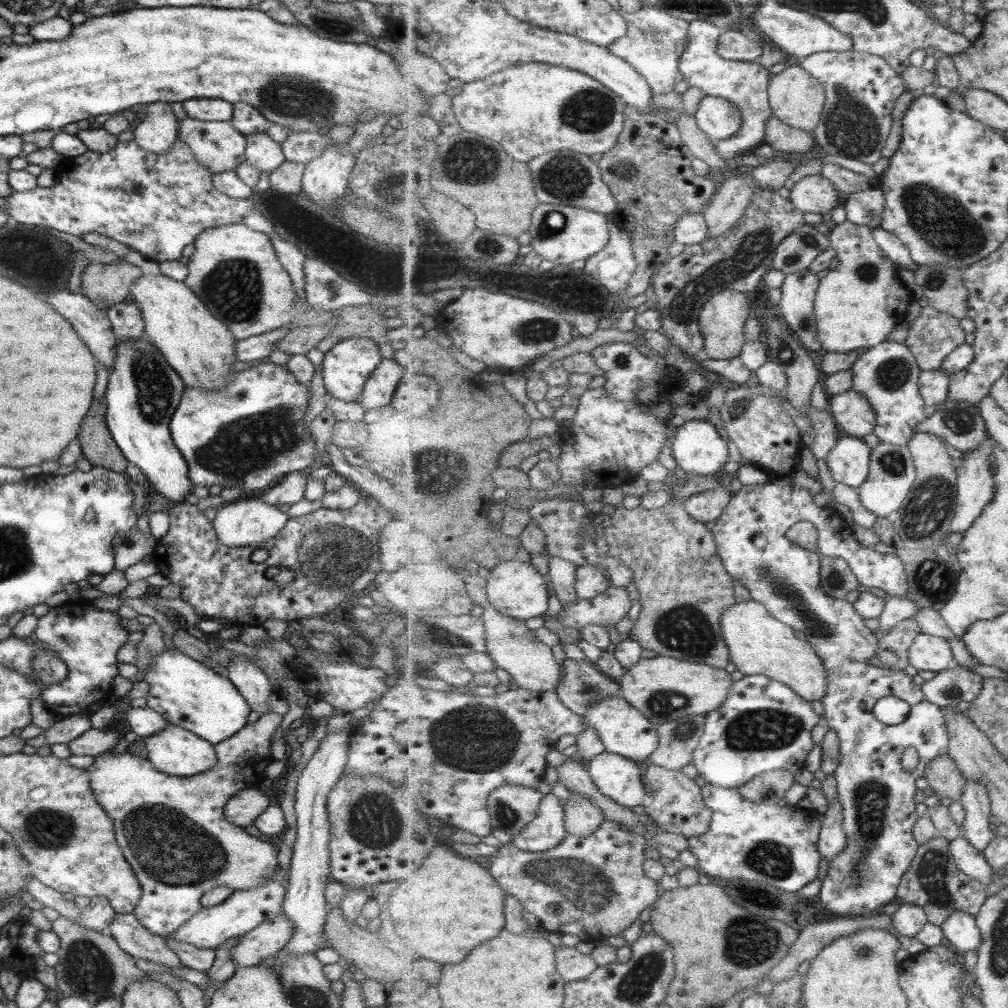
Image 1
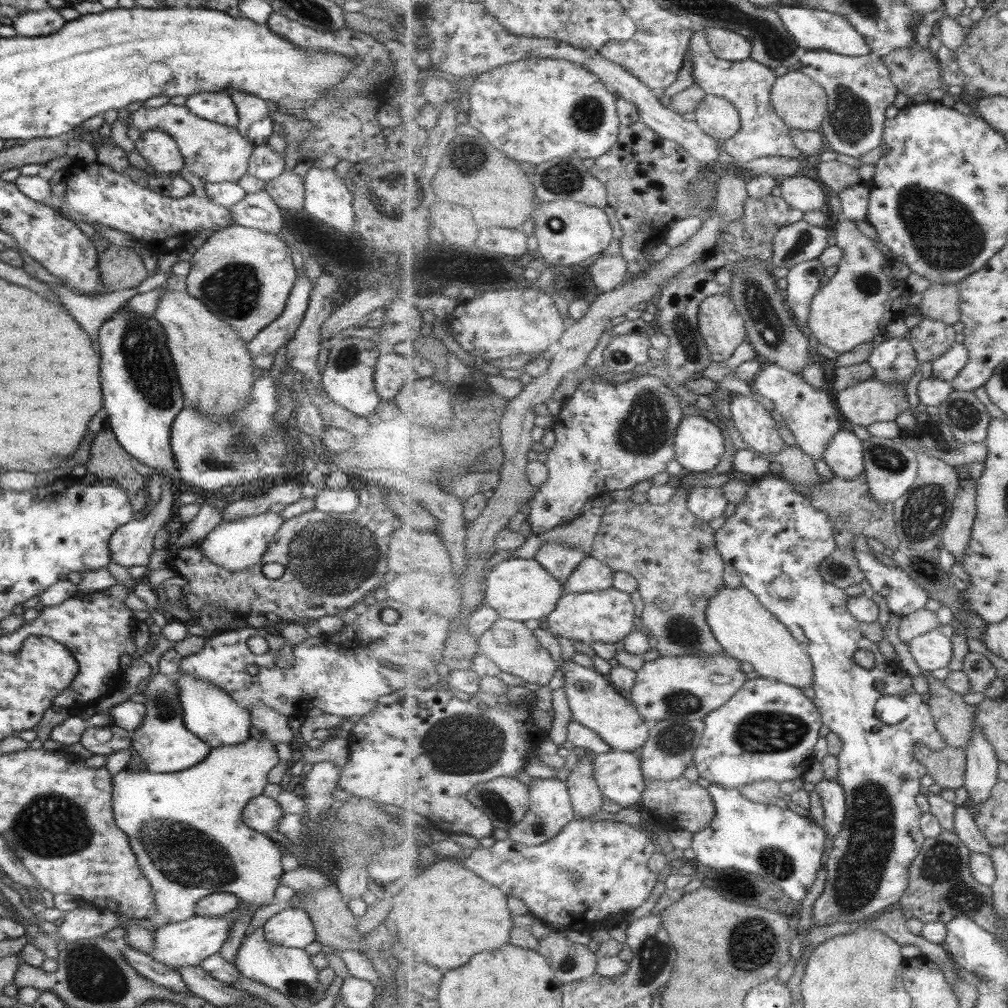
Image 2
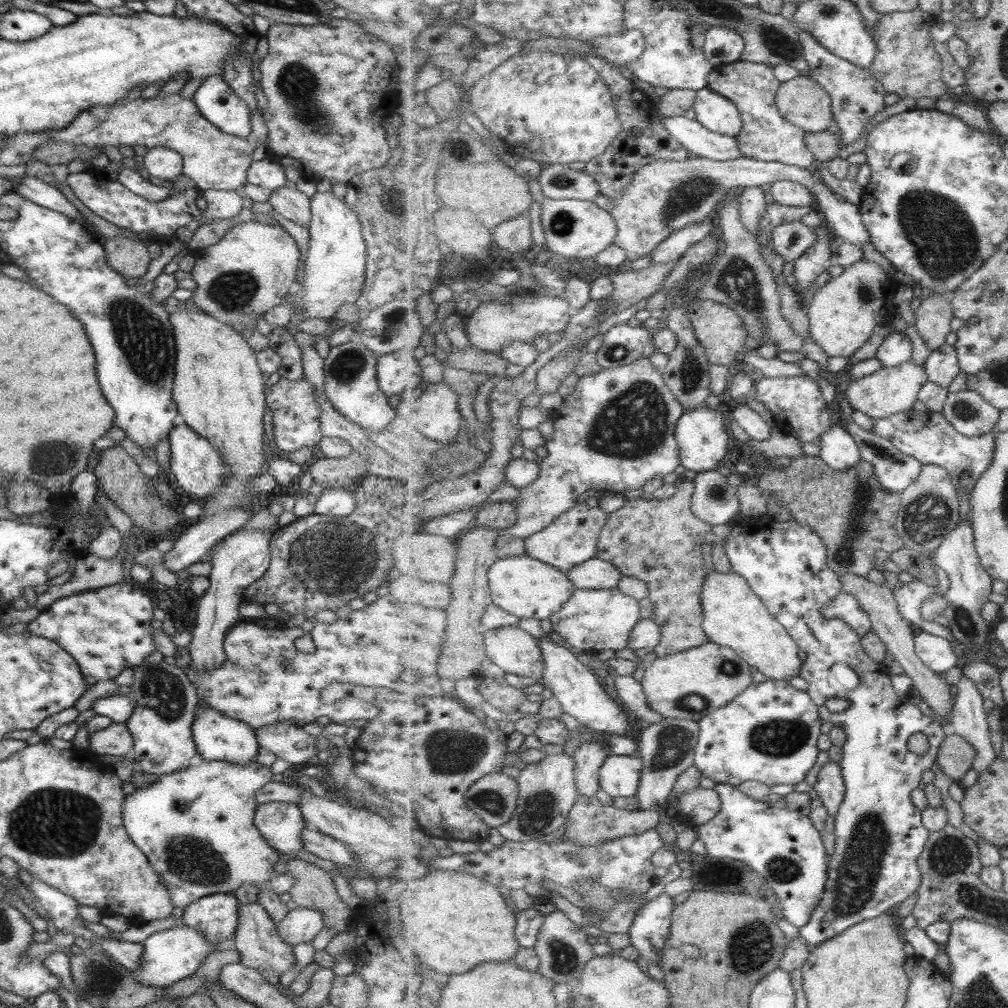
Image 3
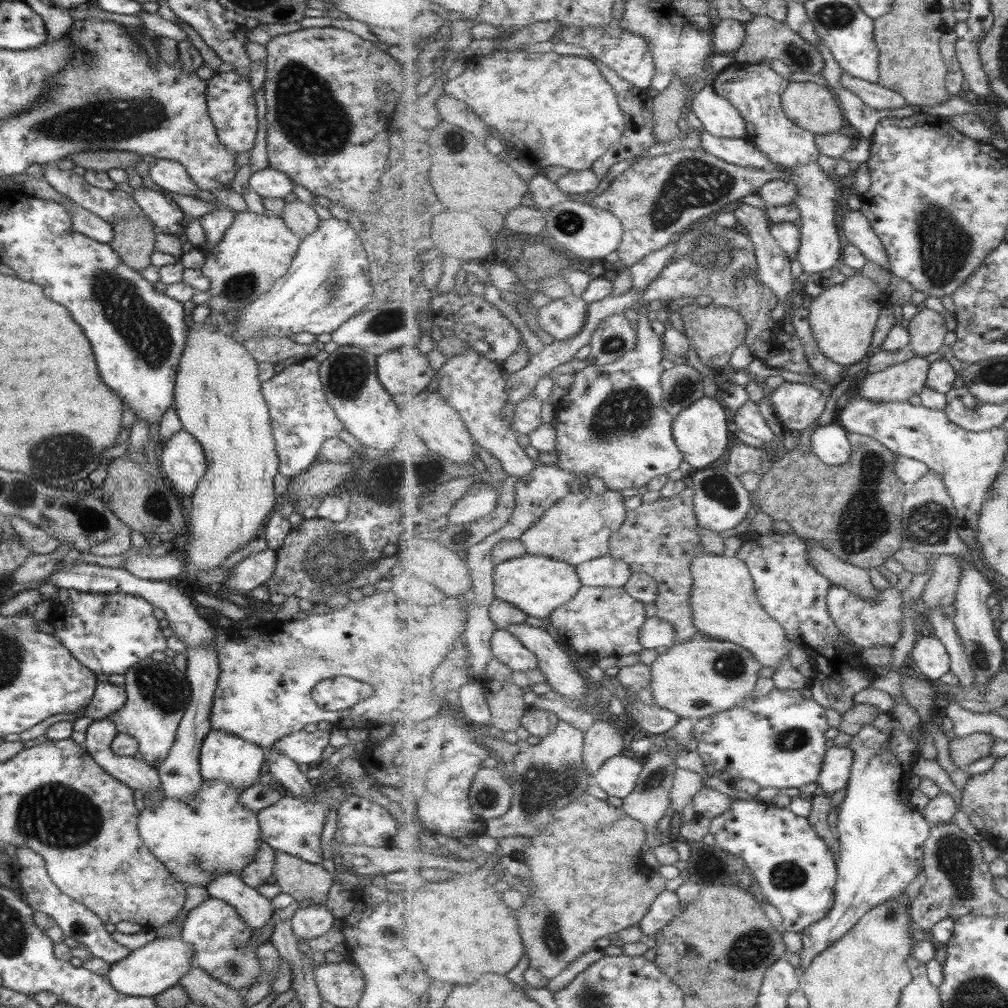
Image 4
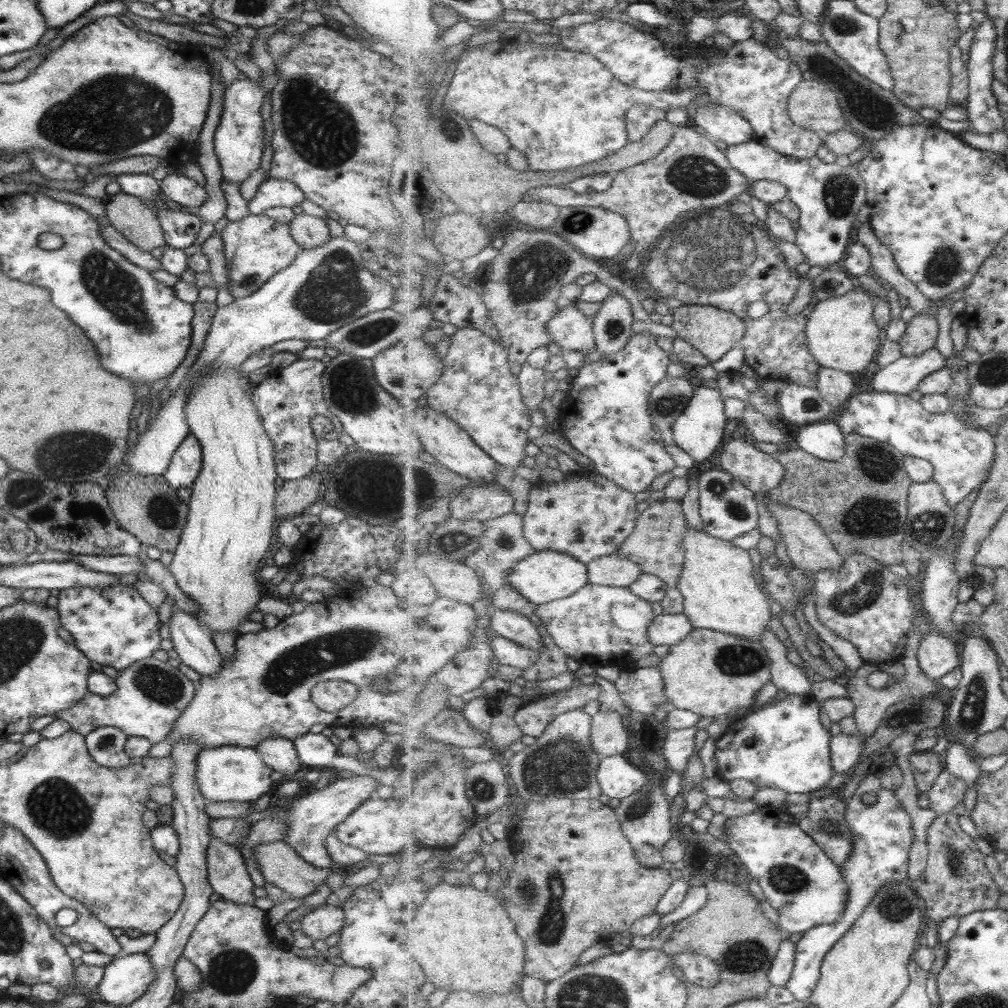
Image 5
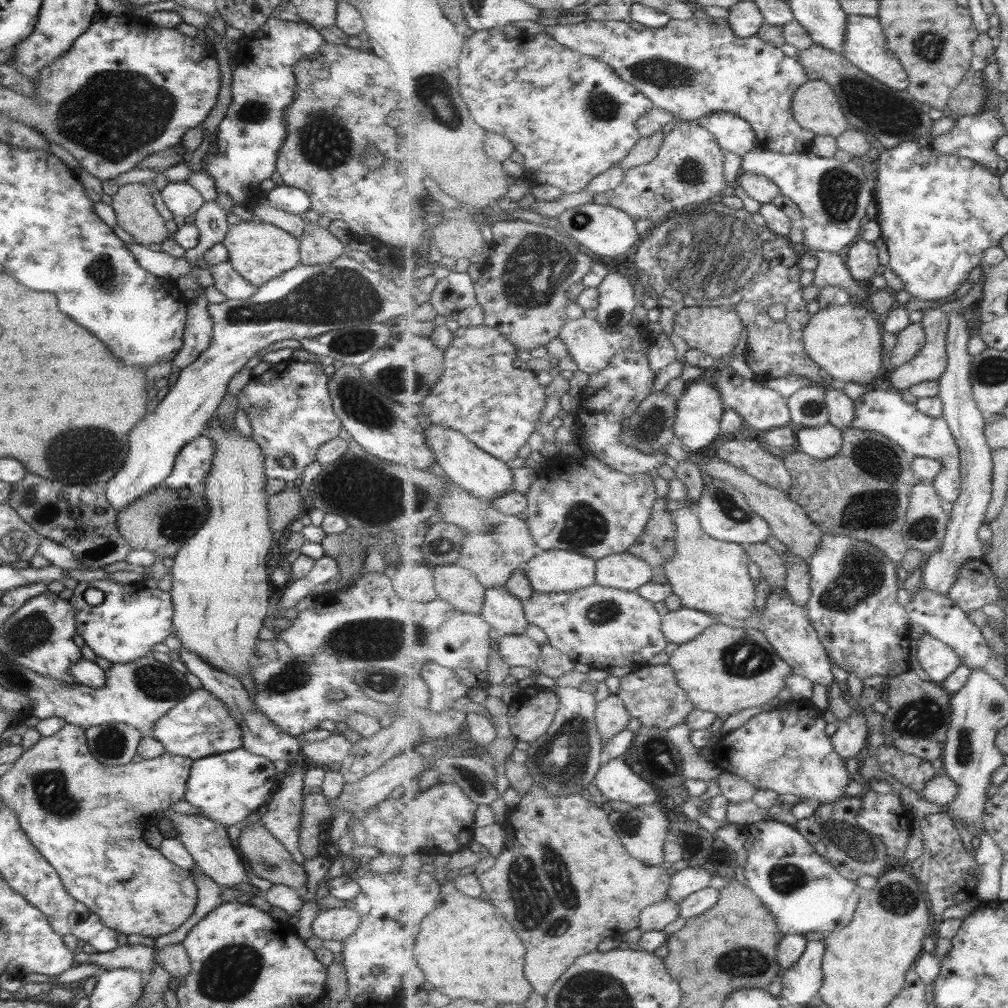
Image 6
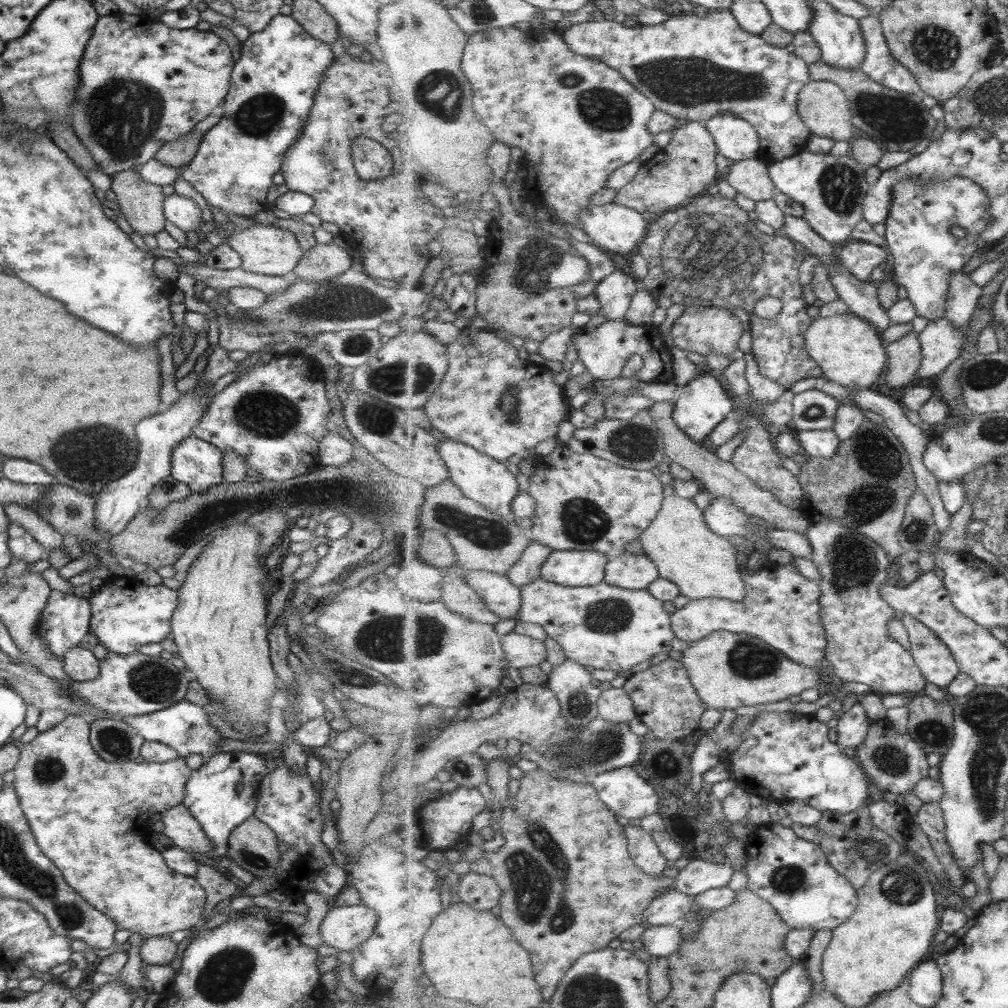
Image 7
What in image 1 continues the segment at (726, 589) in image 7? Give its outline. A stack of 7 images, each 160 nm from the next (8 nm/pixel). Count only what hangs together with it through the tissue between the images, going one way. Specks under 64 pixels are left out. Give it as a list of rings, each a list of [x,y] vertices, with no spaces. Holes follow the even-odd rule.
[[[738,602],[724,612],[723,636],[730,648],[732,662],[744,675],[767,675],[790,685],[805,700],[822,701],[828,691],[828,672],[814,646],[794,628],[771,616],[761,602]]]

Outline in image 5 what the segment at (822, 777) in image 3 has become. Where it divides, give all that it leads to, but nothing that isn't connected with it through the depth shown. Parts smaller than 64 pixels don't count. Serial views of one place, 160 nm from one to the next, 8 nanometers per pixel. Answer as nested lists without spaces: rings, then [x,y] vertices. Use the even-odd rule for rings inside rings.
[[[857,734],[835,735],[831,739],[830,755],[837,774],[849,774],[863,754],[866,738]]]

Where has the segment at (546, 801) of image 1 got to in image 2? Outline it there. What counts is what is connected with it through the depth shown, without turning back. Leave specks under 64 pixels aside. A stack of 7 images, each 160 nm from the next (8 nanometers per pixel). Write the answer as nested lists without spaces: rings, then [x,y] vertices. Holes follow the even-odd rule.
[[[533,778],[530,788],[531,806],[523,820],[517,826],[507,831],[507,836],[519,844],[545,844],[557,836],[571,821],[575,820],[574,805],[570,797],[570,787],[560,778]]]

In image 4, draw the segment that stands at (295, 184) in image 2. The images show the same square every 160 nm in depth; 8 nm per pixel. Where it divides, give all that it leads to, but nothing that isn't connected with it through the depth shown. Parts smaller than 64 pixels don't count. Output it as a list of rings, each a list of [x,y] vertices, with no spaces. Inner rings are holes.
[[[294,197],[285,200],[280,217],[286,228],[300,239],[313,234],[320,221],[309,203],[299,201]]]

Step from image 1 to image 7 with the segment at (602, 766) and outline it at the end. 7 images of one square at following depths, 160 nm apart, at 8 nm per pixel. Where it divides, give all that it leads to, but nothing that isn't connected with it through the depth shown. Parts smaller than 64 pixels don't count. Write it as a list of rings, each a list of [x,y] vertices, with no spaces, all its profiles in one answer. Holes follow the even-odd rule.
[[[633,768],[602,772],[592,782],[607,806],[627,820],[641,820],[659,810],[657,790]]]

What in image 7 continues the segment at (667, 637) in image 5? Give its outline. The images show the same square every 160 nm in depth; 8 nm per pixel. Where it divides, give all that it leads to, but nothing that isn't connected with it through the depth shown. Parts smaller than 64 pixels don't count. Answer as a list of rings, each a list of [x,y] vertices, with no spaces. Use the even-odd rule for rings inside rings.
[[[793,562],[781,566],[774,563],[768,567],[769,570],[763,570],[757,580],[755,576],[748,574],[745,569],[741,576],[743,582],[746,582],[746,598],[735,602],[725,598],[700,598],[699,600],[690,599],[687,604],[671,615],[672,628],[676,636],[689,644],[706,638],[715,631],[731,631],[736,633],[749,633],[751,636],[759,637],[767,644],[774,646],[777,650],[783,652],[787,658],[805,666],[820,666],[826,662],[826,648],[829,646],[827,640],[826,628],[822,622],[822,588],[819,581],[807,580],[799,573],[799,569],[793,565]]]

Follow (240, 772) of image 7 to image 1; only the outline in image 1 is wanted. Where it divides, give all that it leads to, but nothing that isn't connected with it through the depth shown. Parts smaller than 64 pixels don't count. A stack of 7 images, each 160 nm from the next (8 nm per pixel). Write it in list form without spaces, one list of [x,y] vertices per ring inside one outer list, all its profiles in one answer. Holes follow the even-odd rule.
[[[164,647],[147,666],[142,681],[148,684],[145,707],[163,719],[216,745],[233,736],[246,722],[250,712],[246,700],[227,677],[218,675],[203,662],[193,660],[177,647]]]

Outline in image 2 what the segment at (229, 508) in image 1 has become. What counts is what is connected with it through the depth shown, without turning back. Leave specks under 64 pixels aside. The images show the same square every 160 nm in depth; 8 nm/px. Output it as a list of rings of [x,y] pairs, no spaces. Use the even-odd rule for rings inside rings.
[[[266,511],[255,516],[237,517],[236,519],[221,519],[199,543],[201,552],[211,564],[229,570],[229,572],[243,572],[253,564],[259,564],[259,557],[266,546],[273,540],[273,535],[284,523],[283,517],[275,512]]]

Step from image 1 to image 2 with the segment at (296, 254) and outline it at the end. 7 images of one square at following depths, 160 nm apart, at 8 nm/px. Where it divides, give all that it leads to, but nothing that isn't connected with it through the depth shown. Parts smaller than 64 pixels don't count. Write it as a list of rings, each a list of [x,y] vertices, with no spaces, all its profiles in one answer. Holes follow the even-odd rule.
[[[302,270],[302,274],[295,277],[283,312],[280,312],[269,326],[264,326],[248,343],[245,343],[245,348],[252,359],[258,354],[273,356],[277,348],[286,345],[288,340],[293,338],[304,317],[309,293],[309,278],[305,275],[305,270]]]

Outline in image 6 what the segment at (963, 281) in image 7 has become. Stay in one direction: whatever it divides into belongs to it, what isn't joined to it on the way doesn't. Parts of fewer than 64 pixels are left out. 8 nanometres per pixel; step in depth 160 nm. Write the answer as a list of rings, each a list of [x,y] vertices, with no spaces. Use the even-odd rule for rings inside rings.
[[[959,309],[948,313],[950,327],[948,330],[947,352],[948,365],[946,371],[939,378],[941,400],[944,402],[944,416],[961,454],[961,493],[953,504],[950,522],[946,528],[946,535],[939,550],[926,560],[927,566],[923,573],[925,586],[935,592],[949,597],[950,588],[957,582],[957,571],[961,565],[982,558],[982,540],[979,539],[979,528],[985,520],[987,508],[991,504],[991,490],[993,490],[993,458],[991,448],[985,438],[985,424],[987,415],[979,408],[974,397],[971,378],[971,367],[974,356],[969,354],[969,315],[966,309]]]

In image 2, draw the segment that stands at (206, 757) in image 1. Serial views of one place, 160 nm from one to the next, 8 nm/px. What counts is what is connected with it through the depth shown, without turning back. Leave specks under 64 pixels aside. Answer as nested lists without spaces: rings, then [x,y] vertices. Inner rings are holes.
[[[156,673],[143,691],[139,691],[147,699],[143,704],[145,718],[131,732],[131,746],[146,764],[146,770],[154,773],[179,772],[201,762],[210,751],[199,737],[192,735],[183,726],[183,710],[179,706],[176,686],[172,683],[171,675]]]

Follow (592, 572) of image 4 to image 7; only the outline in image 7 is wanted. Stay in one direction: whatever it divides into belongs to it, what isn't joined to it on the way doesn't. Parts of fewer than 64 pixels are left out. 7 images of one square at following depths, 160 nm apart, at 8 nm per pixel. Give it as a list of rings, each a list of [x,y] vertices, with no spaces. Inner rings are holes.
[[[624,552],[607,564],[604,582],[631,590],[645,590],[659,578],[658,566],[651,557]]]

